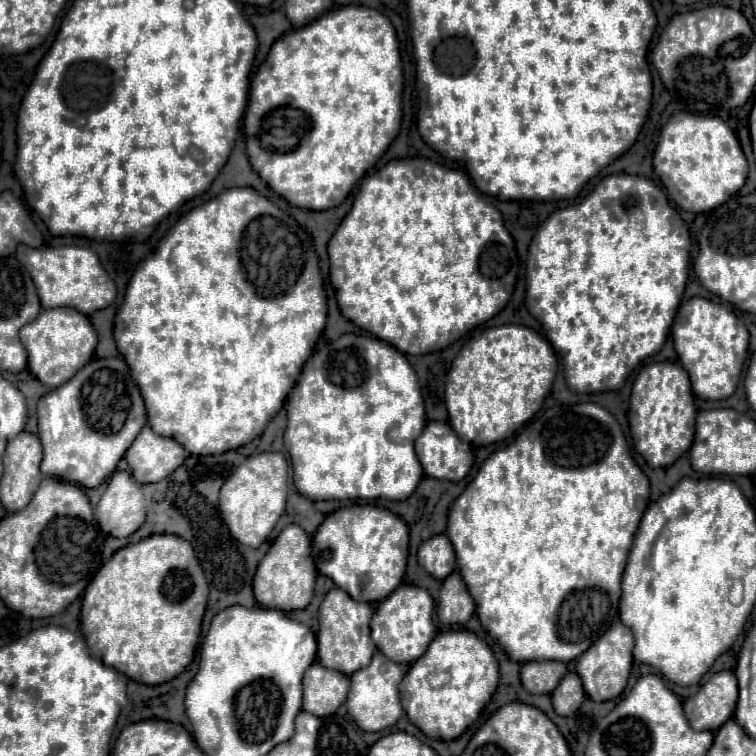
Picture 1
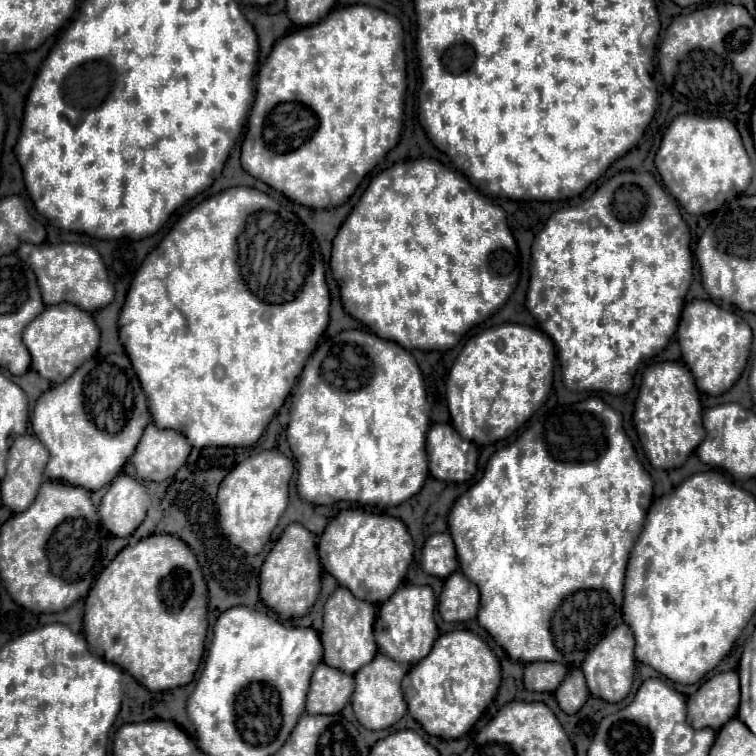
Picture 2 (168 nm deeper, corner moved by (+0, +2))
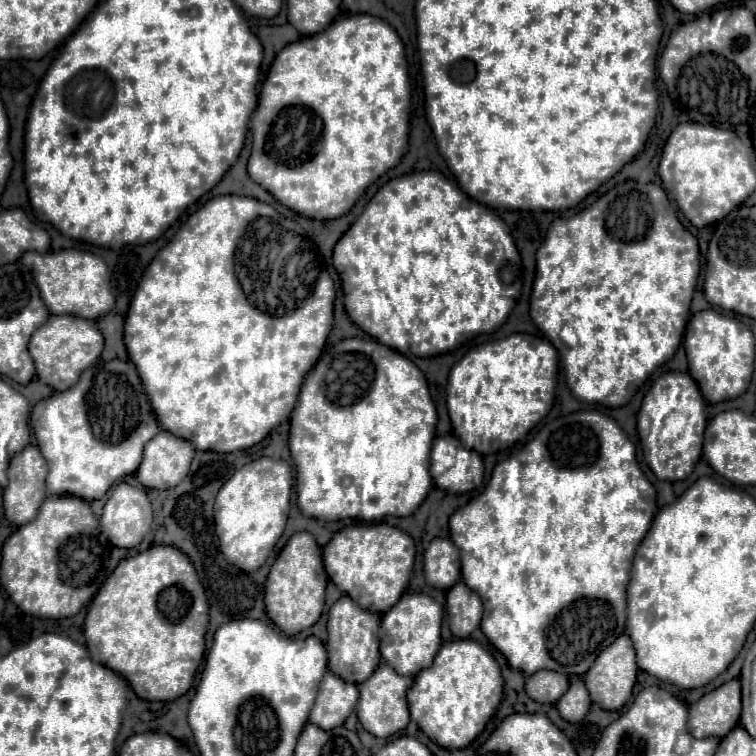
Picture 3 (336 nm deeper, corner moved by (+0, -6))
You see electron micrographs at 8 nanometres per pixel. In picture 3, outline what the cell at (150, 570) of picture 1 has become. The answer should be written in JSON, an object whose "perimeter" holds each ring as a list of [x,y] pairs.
{"perimeter":[[[150,546],[146,552],[124,558],[108,576],[88,606],[84,638],[90,658],[122,674],[142,700],[174,700],[186,694],[204,658],[204,636],[208,628],[208,600],[192,562],[174,546]]]}

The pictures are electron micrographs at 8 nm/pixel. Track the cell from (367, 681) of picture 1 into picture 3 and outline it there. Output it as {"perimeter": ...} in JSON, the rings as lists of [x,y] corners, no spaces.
{"perimeter":[[[382,662],[376,668],[376,672],[364,684],[358,686],[360,698],[358,698],[356,714],[358,714],[358,720],[364,726],[364,730],[368,730],[370,734],[374,734],[378,738],[386,738],[386,736],[392,736],[392,734],[404,730],[410,720],[408,704],[406,704],[406,690],[410,688],[410,684],[412,684],[410,676],[400,676],[386,662]]]}

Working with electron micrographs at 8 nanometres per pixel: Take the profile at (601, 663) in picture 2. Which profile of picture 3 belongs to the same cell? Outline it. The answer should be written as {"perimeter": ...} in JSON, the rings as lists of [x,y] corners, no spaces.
{"perimeter":[[[622,634],[608,648],[604,648],[604,652],[600,652],[592,668],[586,672],[584,682],[592,696],[592,702],[602,706],[604,710],[620,710],[632,696],[636,674],[638,674],[638,666],[636,666],[636,654],[634,654],[632,640],[626,634]]]}

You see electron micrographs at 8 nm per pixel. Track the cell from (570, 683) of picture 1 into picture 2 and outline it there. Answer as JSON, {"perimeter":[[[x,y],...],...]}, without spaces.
{"perimeter":[[[574,668],[564,678],[564,684],[560,684],[560,688],[556,690],[556,700],[566,714],[574,714],[584,706],[586,698],[588,698],[588,688],[584,674],[580,668]]]}

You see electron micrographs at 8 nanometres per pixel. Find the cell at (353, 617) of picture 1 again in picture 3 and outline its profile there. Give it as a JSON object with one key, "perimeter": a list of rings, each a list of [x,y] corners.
{"perimeter":[[[342,596],[328,612],[328,668],[340,676],[342,680],[348,680],[352,684],[364,682],[380,664],[380,652],[378,652],[378,628],[380,628],[380,616],[368,610],[362,610],[350,596]]]}

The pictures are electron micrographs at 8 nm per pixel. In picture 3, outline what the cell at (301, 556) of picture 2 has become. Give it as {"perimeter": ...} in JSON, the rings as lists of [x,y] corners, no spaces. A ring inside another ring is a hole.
{"perimeter":[[[296,532],[278,554],[266,580],[264,604],[266,604],[268,618],[288,636],[294,636],[310,628],[312,624],[318,622],[322,614],[326,582],[328,582],[328,576],[324,572],[322,552],[320,552],[320,546],[316,548],[314,536],[308,532]],[[316,552],[318,552],[318,560],[316,560]]]}

